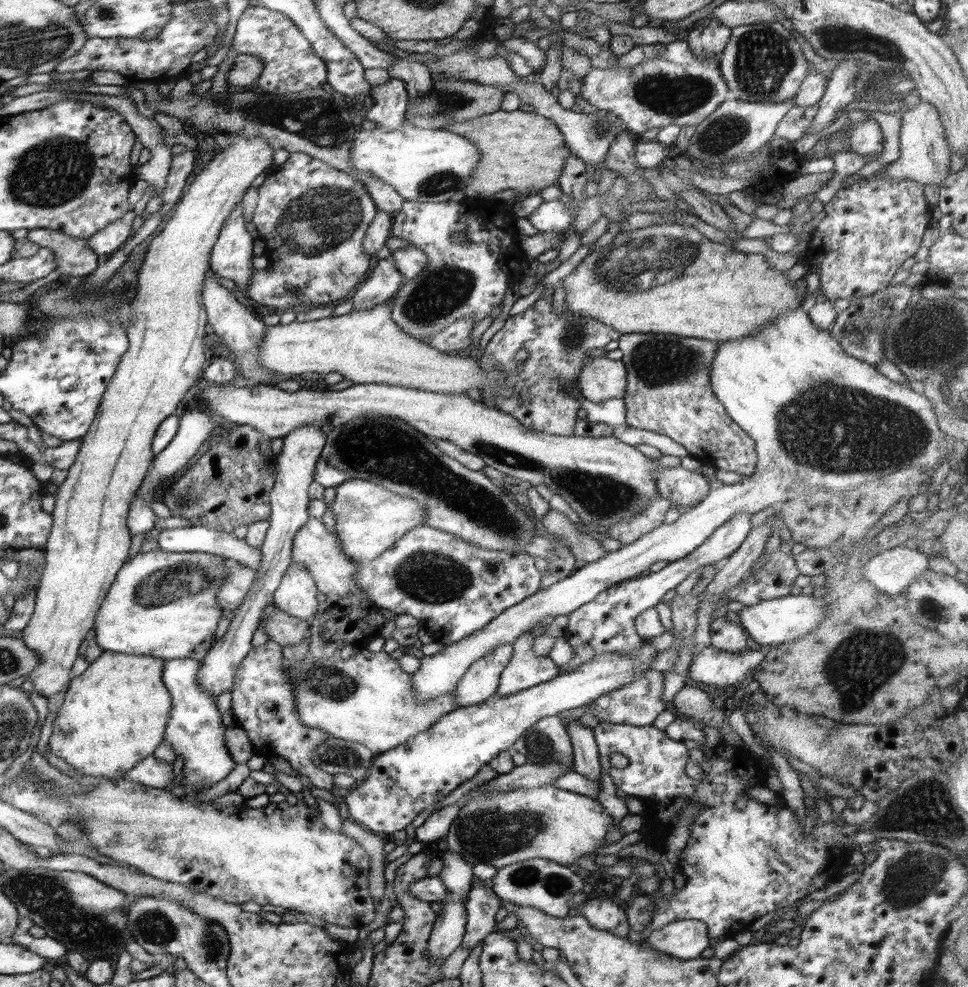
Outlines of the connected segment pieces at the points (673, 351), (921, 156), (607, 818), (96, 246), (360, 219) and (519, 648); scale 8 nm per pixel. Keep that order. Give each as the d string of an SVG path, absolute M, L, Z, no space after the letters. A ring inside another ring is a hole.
M653 332L621 334L618 342L618 350L622 350L623 356L621 361L627 370L626 395L623 399L626 402L626 423L630 427L668 436L684 446L689 455L698 458L702 465L736 472L743 477L752 476L758 464L755 441L732 421L710 384L712 361L719 342Z
M922 99L912 109L902 111L899 141L900 157L895 162L884 166L880 175L916 181L923 184L924 187L931 184L940 185L944 182L951 172L950 148L940 115L933 104Z
M554 784L541 786L540 788L520 788L515 792L511 792L510 790L509 792L499 792L494 796L485 794L485 792L477 786L476 794L477 796L475 796L475 798L471 798L471 800L465 802L465 805L461 808L461 812L458 813L458 818L452 822L452 826L450 826L446 835L446 844L448 844L446 849L450 849L456 854L461 854L462 858L472 865L476 865L478 862L486 862L486 864L490 864L498 870L504 868L504 866L510 866L510 864L514 864L514 862L521 862L522 860L531 860L534 858L544 858L545 860L556 862L562 866L570 866L576 864L578 857L581 857L583 854L588 854L589 852L595 852L595 850L598 850L598 848L603 846L605 844L606 834L610 832L610 827L614 822L612 816L604 811L604 807L602 807L602 804L597 801L596 798L593 799L586 797L583 794L576 794L569 790L562 790L560 787L554 787Z
M134 211L109 224L107 228L99 230L92 237L87 238L87 243L96 251L96 254L111 255L121 246L124 246L133 235L132 221L136 218Z
M292 152L289 154L287 161L281 164L275 171L272 171L269 175L267 175L266 180L264 180L264 184L257 189L259 196L258 203L256 209L254 210L251 222L253 222L254 226L256 226L260 239L265 242L265 254L270 266L273 268L273 271L262 269L257 271L254 270L252 273L251 281L249 282L249 287L247 288L245 294L251 298L253 304L263 306L265 308L268 306L275 306L278 308L286 308L287 310L288 308L293 308L292 304L298 301L310 307L312 304L331 305L332 303L341 303L344 299L349 298L354 289L360 283L365 282L365 279L369 275L368 272L373 265L373 262L369 260L369 256L363 249L363 238L365 237L366 229L371 225L378 208L376 203L372 200L372 198L370 198L366 187L364 187L360 181L353 179L350 174L340 172L340 170L336 170L335 168L332 168L332 166L324 164L324 162L318 160L317 158L312 158L302 152ZM288 285L298 287L298 290L302 293L302 300L296 297L296 293L292 295L292 293L286 289L285 286Z
M534 627L530 631L523 632L513 642L512 660L501 673L495 692L498 696L508 696L538 686L559 674L560 670L551 659L534 652L533 630Z

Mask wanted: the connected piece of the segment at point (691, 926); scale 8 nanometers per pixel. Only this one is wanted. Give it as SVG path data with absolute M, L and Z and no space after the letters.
M695 920L669 923L648 935L646 943L662 954L687 961L700 957L711 946L706 925Z

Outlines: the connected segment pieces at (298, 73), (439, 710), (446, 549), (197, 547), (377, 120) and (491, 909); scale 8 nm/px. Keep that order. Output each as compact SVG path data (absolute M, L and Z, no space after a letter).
M260 5L245 8L238 19L232 47L238 54L252 54L262 60L264 68L255 88L268 94L288 94L326 86L326 63L318 58L296 24L281 12Z
M368 649L359 650L356 654L353 654L350 659L346 659L346 661L318 659L314 658L314 656L308 652L304 659L294 663L294 665L291 664L290 660L285 658L284 664L289 666L288 670L286 670L286 673L289 676L289 681L293 684L293 689L295 690L295 699L297 702L295 705L297 706L297 711L300 715L301 721L304 721L312 728L321 728L324 732L327 732L334 738L341 738L342 740L347 740L348 742L357 742L358 744L362 744L362 746L369 748L375 755L388 752L388 750L392 750L393 748L404 744L409 738L428 730L428 728L430 728L435 722L438 722L441 718L443 718L445 714L448 714L449 712L452 712L461 706L460 703L457 703L454 693L443 694L434 698L430 698L427 701L417 701L415 692L413 691L411 685L412 675L408 674L408 672L404 672L404 670L400 668L397 660L391 658L390 655L384 650L378 653L370 652Z
M418 526L406 533L394 546L385 550L378 558L358 564L353 577L357 585L377 607L387 608L399 614L410 614L420 622L420 627L432 630L434 640L442 644L454 644L479 632L504 610L527 600L541 587L543 571L534 565L534 557L528 553L512 554L482 548L430 526Z
M204 526L162 530L157 545L166 552L209 552L255 571L259 569L262 560L262 551L246 542L246 539L237 538L233 532L210 530Z
M391 76L386 84L372 86L369 94L374 103L363 114L364 119L386 130L396 130L402 126L409 103L403 80Z
M478 879L471 886L464 908L466 908L466 933L462 946L474 949L488 934L497 931L496 913L502 908L498 896L494 894L490 882Z

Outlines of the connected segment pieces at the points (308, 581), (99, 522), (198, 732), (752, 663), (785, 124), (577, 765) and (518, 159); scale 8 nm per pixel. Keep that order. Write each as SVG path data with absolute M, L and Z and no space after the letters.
M292 563L272 596L279 610L310 624L317 611L317 586L306 565Z
M230 134L230 138L232 140L231 145L227 149L224 149L224 151L216 153L216 155L212 157L210 163L208 163L208 165L196 175L194 182L186 188L184 196L182 196L182 199L177 202L174 215L171 216L168 222L166 222L166 225L160 234L150 242L142 268L138 272L138 292L136 293L135 298L130 299L130 304L133 313L135 314L133 320L131 320L131 324L129 324L129 328L127 329L127 337L130 339L130 348L123 354L115 376L112 377L111 382L108 383L107 391L103 395L103 401L100 402L100 408L98 414L96 414L95 421L92 422L91 429L88 430L88 434L81 439L76 462L74 462L74 465L68 469L66 480L58 486L58 491L55 494L55 507L52 512L54 524L52 524L52 532L48 534L47 538L45 567L40 576L39 586L35 594L35 610L26 628L21 630L23 632L21 639L29 649L37 652L39 656L38 667L36 667L34 671L29 672L29 674L26 674L29 678L26 687L30 692L37 692L46 697L48 699L50 712L56 714L57 710L62 708L64 700L66 700L66 690L70 688L72 669L74 669L76 657L80 655L83 640L87 637L90 630L94 628L97 612L99 612L101 604L103 604L105 596L107 596L107 593L111 590L111 586L114 584L120 570L127 564L127 561L130 560L130 546L132 546L132 543L130 530L128 530L127 525L127 516L131 508L131 502L135 500L136 493L138 492L140 485L143 484L144 478L147 477L152 462L155 460L155 434L158 432L159 426L172 416L173 412L178 408L177 405L179 402L182 401L186 396L187 391L194 386L194 382L196 382L201 376L202 366L204 366L205 362L205 348L203 347L203 344L204 334L206 334L206 332L204 331L204 328L206 328L206 323L208 323L207 314L205 313L204 305L201 301L201 290L205 279L205 272L208 270L208 267L210 267L212 247L217 241L218 233L220 232L224 219L232 212L232 209L237 205L237 202L242 201L242 197L251 187L254 178L259 174L262 174L262 172L267 172L272 166L272 156L276 150L269 146L261 136L246 138L245 136L241 136L241 134Z
M176 658L168 661L163 671L163 683L171 690L174 699L165 739L172 744L175 754L184 758L185 777L178 785L186 786L190 797L224 780L237 765L224 742L227 726L222 723L220 711L216 707L216 696L203 690L197 681L200 666L202 662L193 658Z
M767 644L760 650L744 649L731 653L709 645L693 657L689 676L708 686L738 686L762 663L771 647Z
M817 104L807 107L793 105L775 128L775 138L792 140L791 144L793 144L807 131L816 116L818 107Z
M579 719L568 720L565 727L573 746L572 770L600 783L602 765L593 729L583 726Z
M521 109L482 115L464 122L449 122L444 130L464 135L480 151L479 164L466 183L466 197L483 202L493 198L495 193L515 190L540 194L547 187L558 183L571 150L566 146L563 134L557 124L536 112Z

